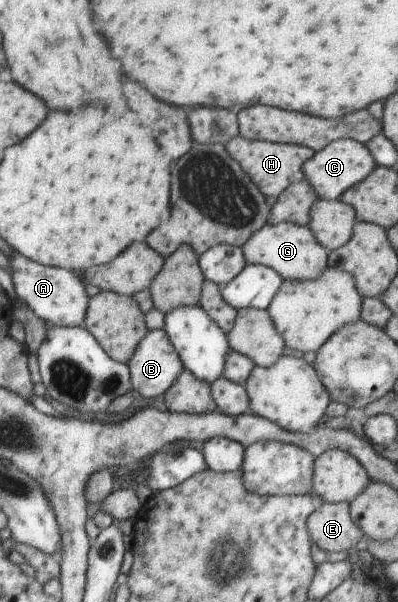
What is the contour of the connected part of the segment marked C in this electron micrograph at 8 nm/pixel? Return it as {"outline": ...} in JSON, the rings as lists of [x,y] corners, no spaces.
{"outline":[[[340,138],[328,142],[327,146],[312,154],[312,157],[303,163],[303,177],[311,184],[320,199],[338,200],[343,191],[362,182],[374,170],[374,160],[365,143],[350,138]]]}

